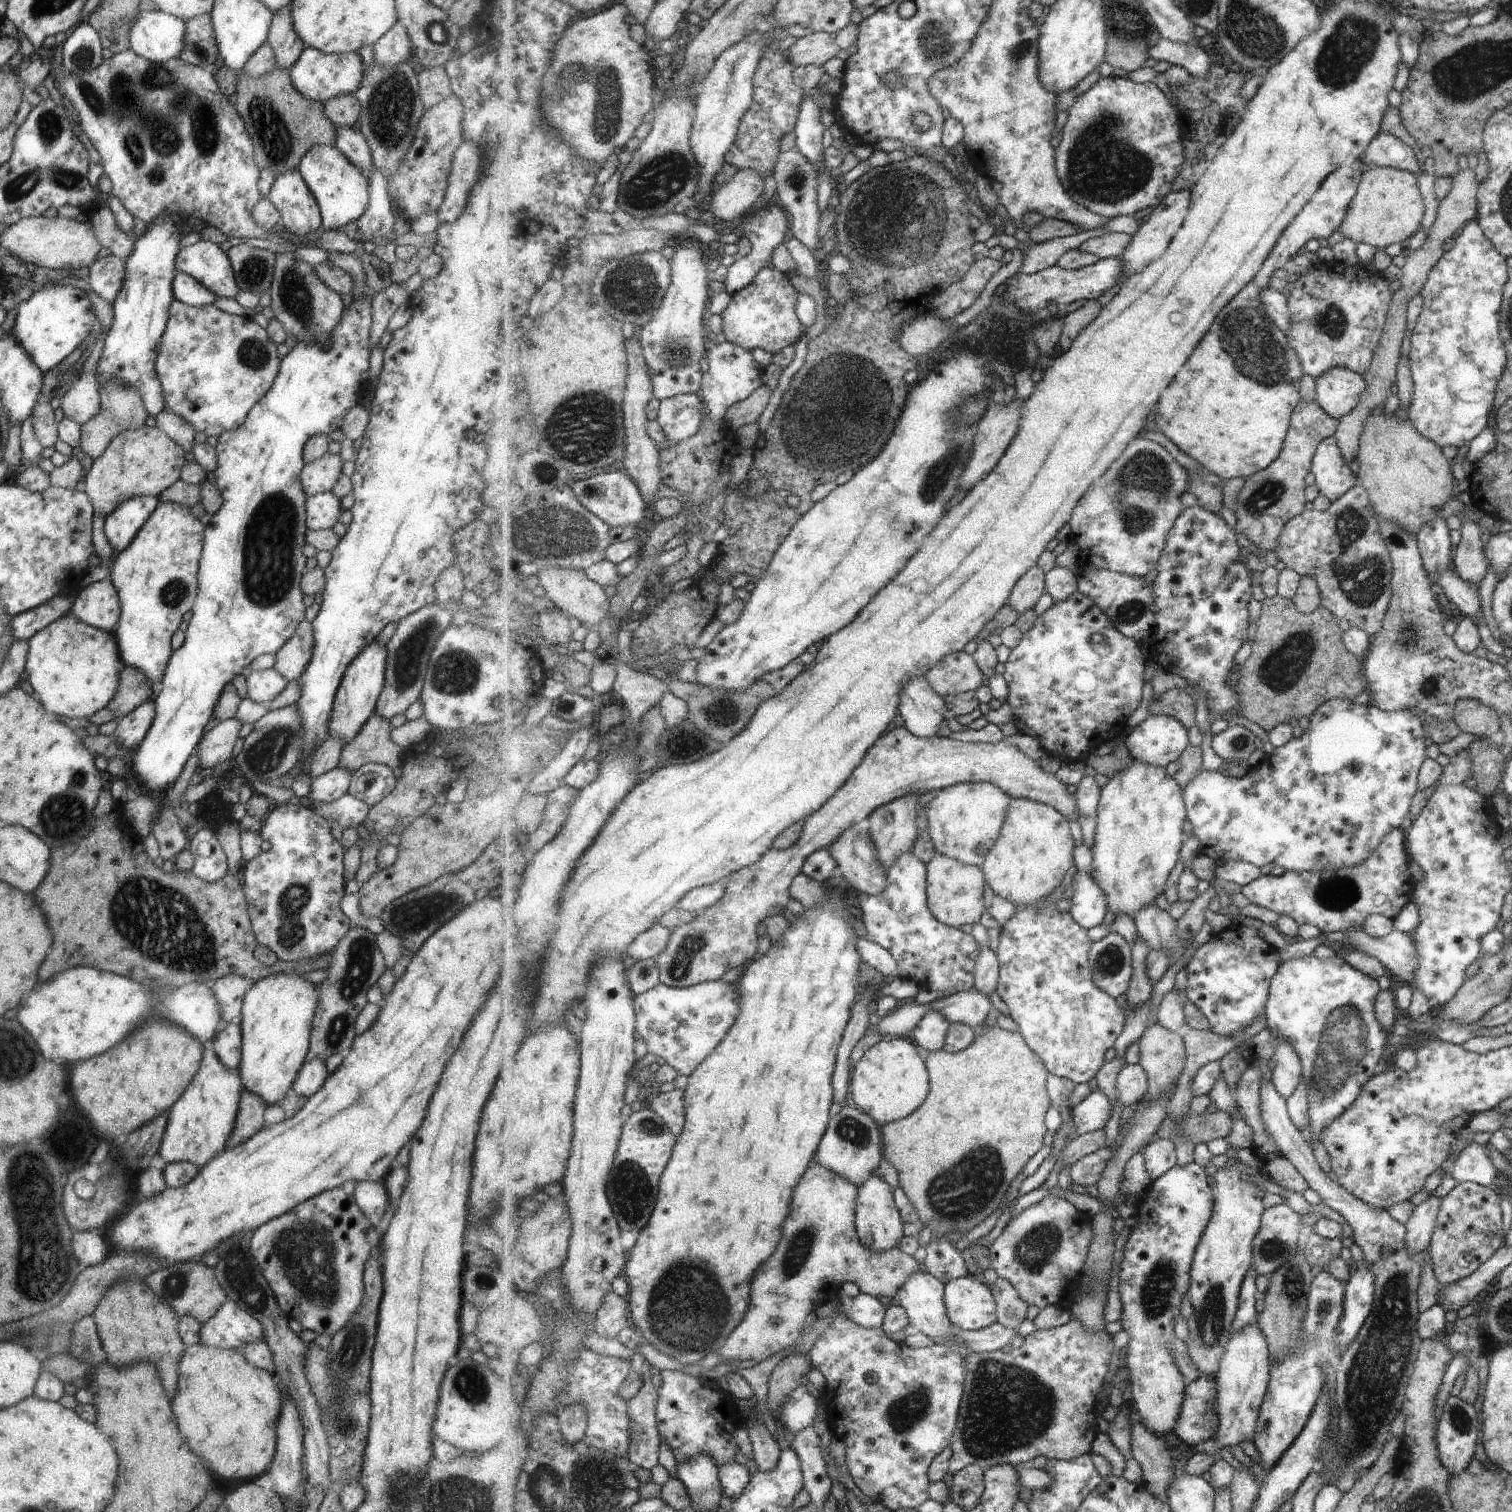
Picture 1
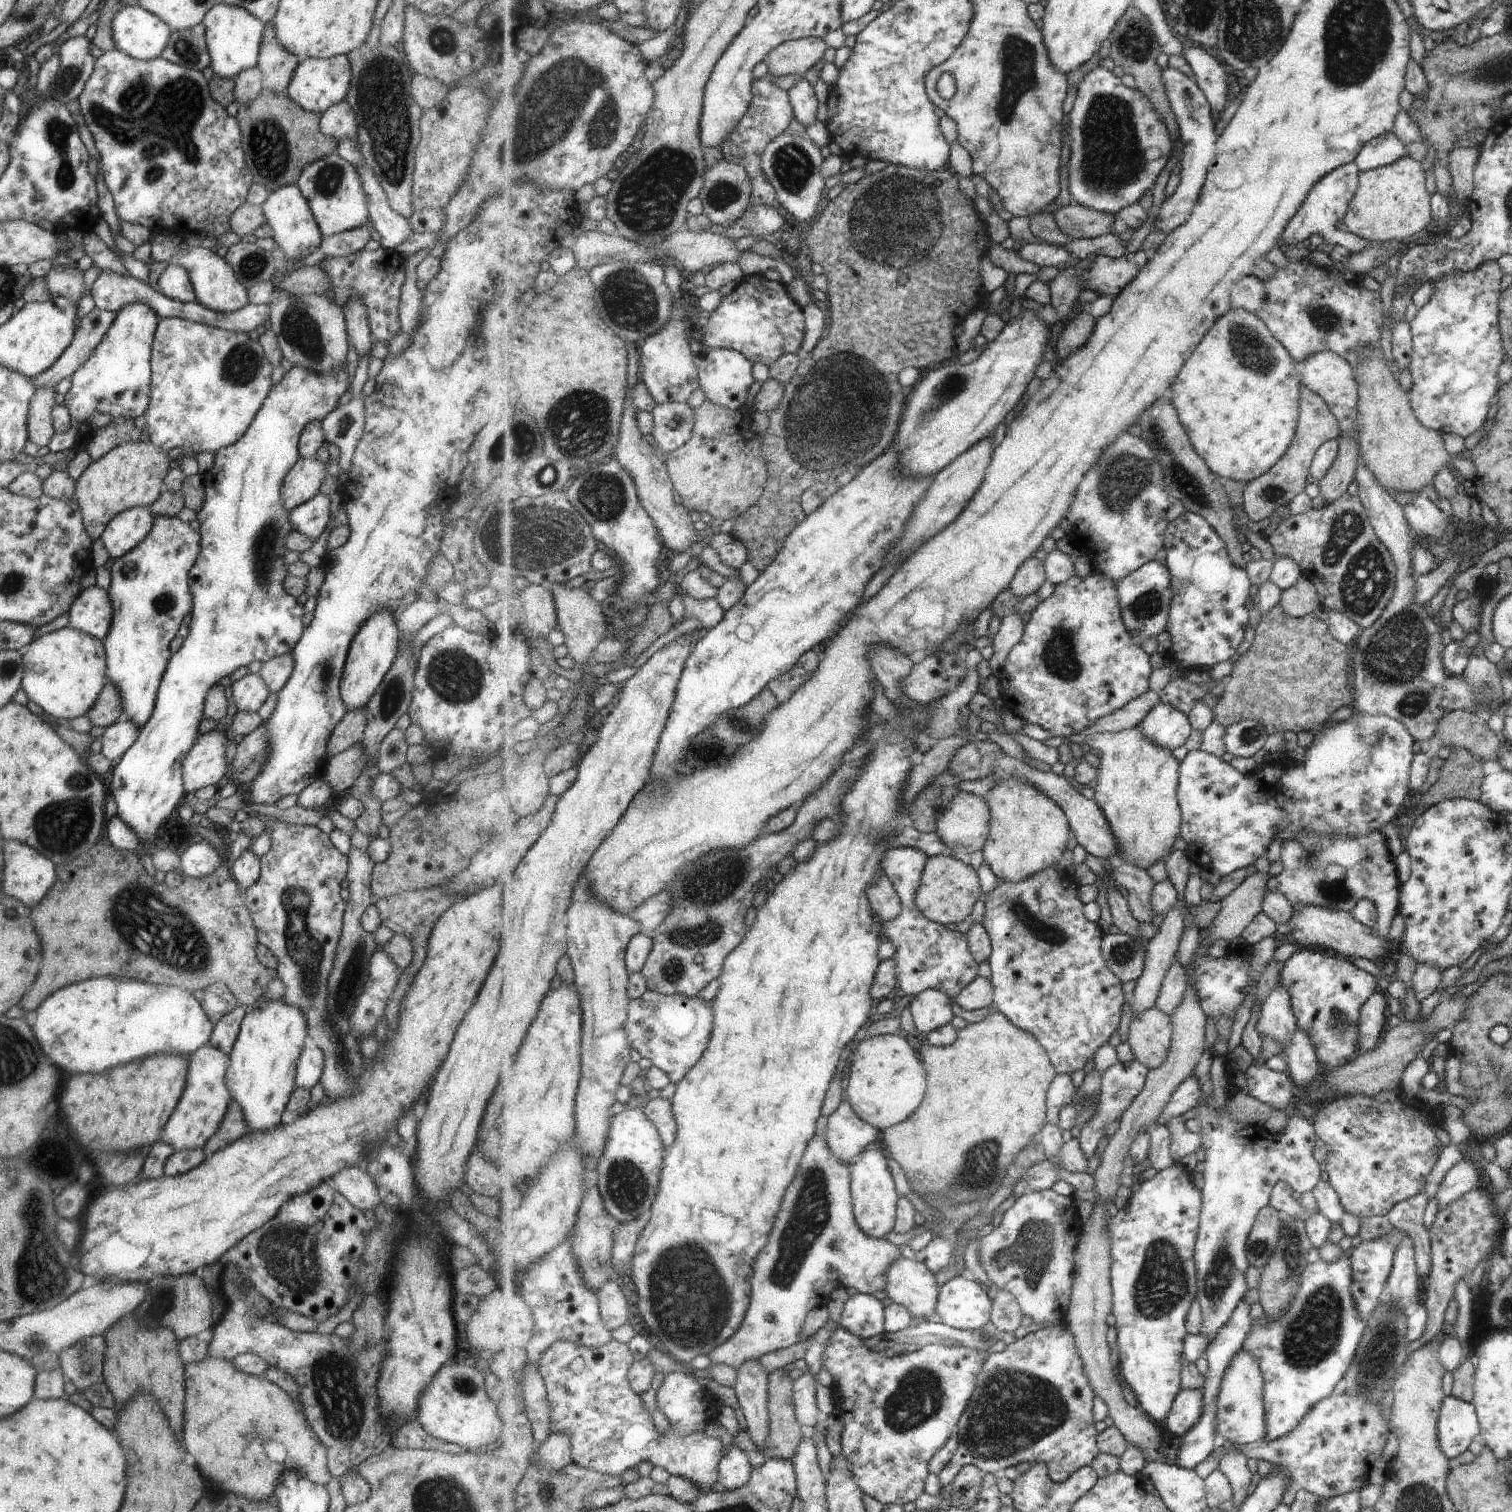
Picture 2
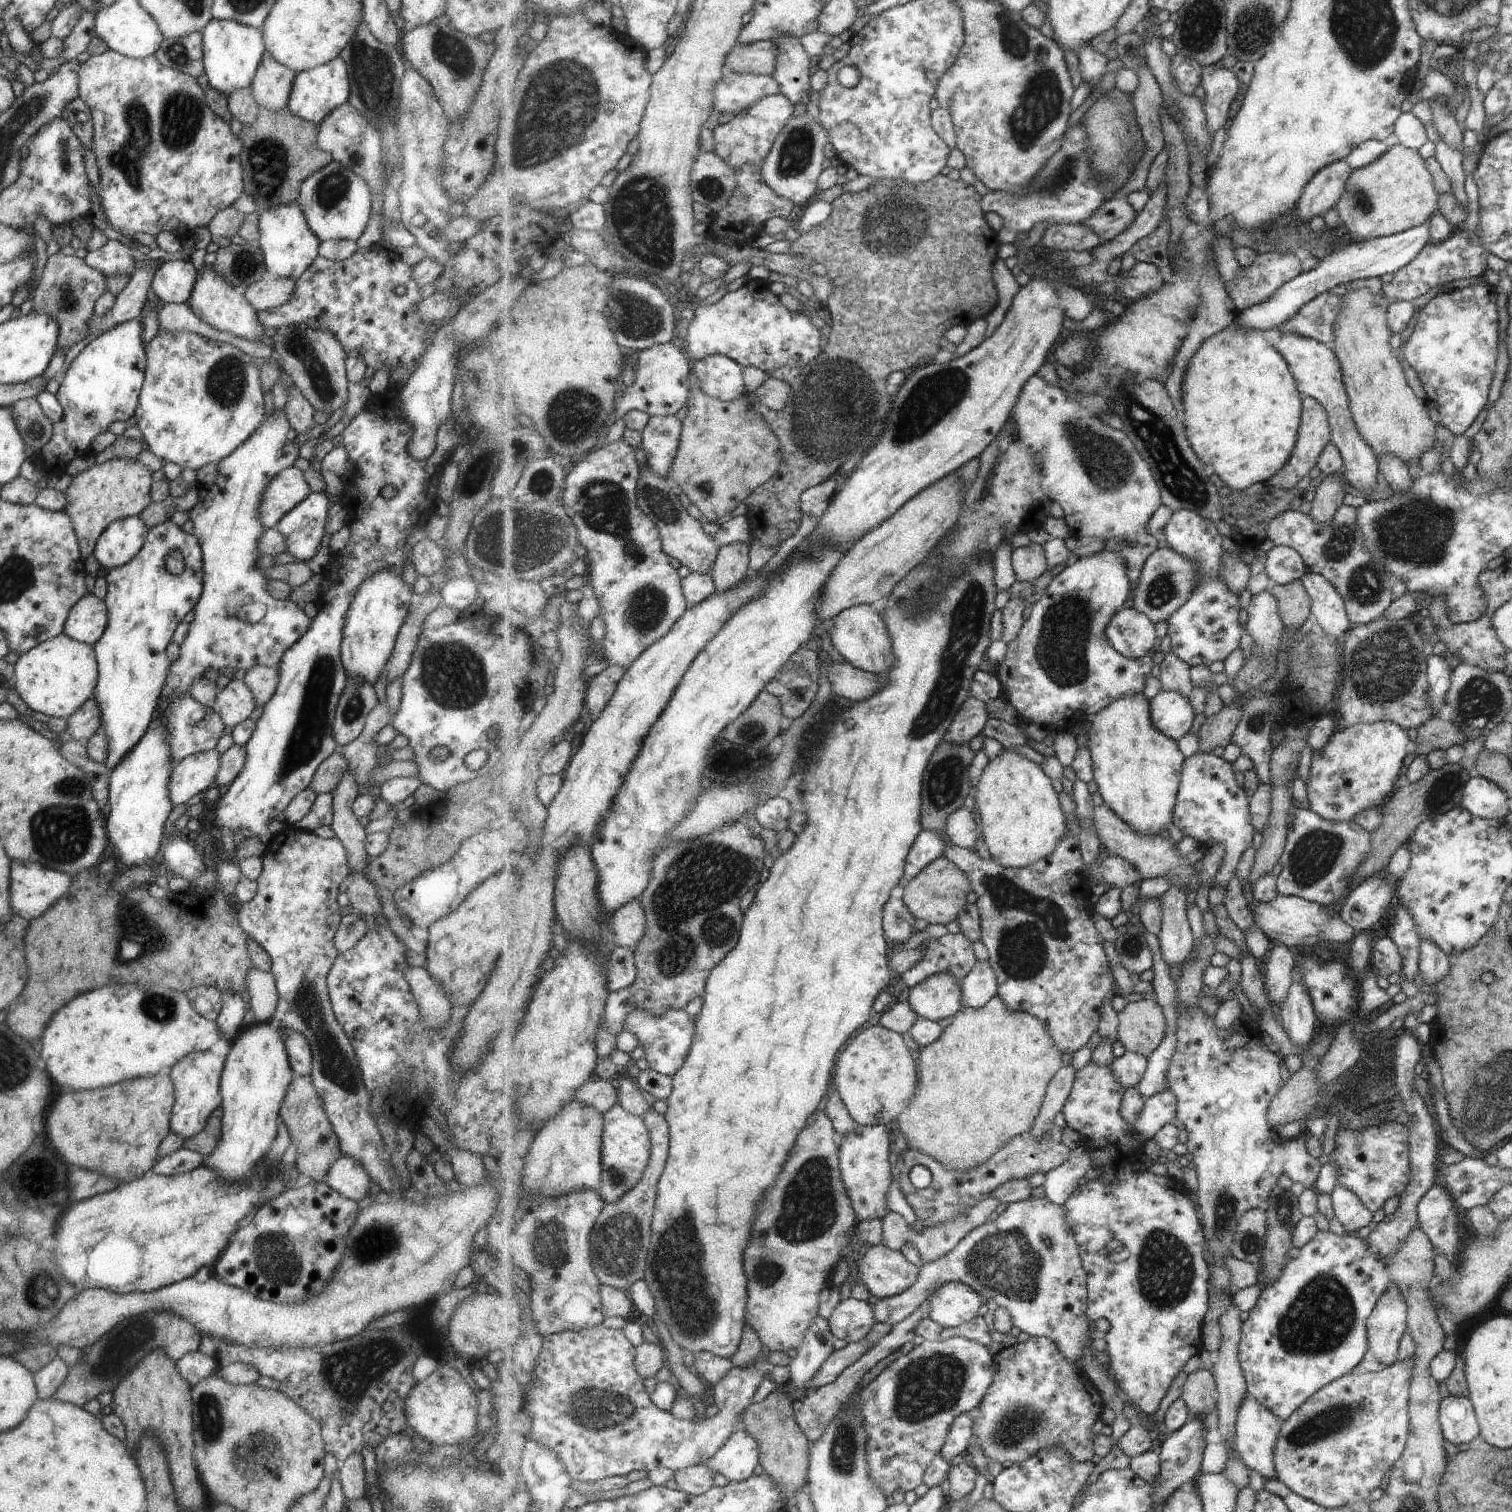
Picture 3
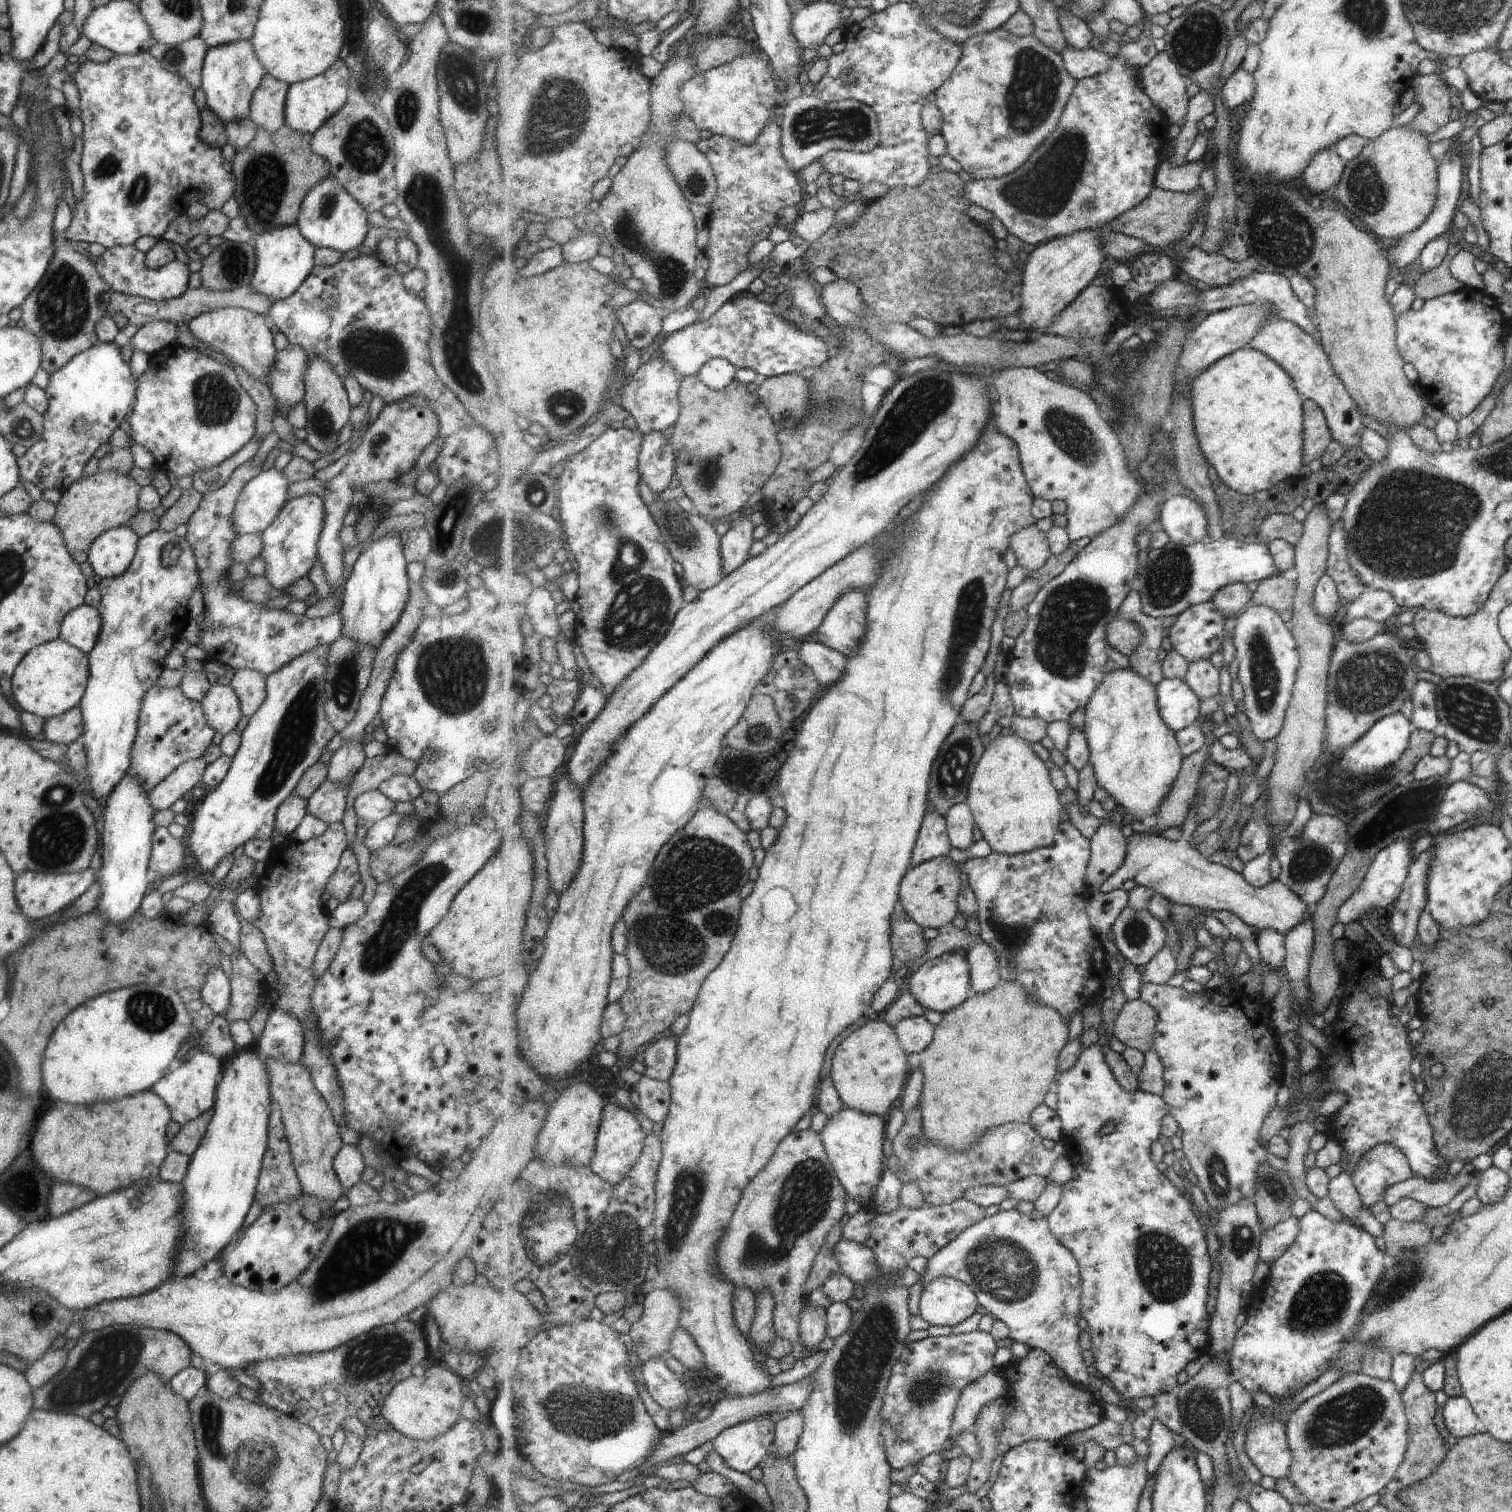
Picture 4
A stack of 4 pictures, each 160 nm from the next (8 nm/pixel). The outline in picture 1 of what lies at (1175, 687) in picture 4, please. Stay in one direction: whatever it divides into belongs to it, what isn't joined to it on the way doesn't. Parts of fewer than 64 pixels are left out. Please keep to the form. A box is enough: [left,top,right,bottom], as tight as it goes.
[1126,715,1190,768]

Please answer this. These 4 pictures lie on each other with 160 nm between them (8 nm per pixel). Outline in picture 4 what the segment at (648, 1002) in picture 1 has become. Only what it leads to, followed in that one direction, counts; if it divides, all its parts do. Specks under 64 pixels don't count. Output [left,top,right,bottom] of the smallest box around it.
[644,1036,678,1081]

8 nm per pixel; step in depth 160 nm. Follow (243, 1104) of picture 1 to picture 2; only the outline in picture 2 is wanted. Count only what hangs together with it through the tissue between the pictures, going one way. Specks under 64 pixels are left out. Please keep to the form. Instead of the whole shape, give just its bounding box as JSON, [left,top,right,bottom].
[201,1100,247,1157]

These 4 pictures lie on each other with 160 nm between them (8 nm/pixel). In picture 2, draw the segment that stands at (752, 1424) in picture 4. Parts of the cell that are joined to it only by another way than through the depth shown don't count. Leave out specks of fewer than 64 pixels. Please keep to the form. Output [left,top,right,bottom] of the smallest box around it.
[719,1445,753,1491]

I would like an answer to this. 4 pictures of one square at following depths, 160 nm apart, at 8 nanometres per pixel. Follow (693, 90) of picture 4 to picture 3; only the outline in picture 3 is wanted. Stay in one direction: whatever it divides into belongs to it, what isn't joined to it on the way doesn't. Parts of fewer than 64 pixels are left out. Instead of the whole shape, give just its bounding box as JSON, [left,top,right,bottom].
[714,71,781,117]

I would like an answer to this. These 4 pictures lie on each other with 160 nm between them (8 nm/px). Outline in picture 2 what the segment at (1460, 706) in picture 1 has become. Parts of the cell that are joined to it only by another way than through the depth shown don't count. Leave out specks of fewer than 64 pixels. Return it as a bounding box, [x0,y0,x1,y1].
[1435,709,1503,762]

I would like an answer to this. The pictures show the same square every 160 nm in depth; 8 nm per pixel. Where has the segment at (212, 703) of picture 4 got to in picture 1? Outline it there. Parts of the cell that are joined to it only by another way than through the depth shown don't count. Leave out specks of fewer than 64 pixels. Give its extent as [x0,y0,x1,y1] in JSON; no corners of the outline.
[245,667,288,703]

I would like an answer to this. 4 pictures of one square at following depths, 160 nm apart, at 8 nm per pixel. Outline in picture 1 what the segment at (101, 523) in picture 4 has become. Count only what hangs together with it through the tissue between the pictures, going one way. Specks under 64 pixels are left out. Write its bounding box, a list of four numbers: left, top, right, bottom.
[79,425,188,518]

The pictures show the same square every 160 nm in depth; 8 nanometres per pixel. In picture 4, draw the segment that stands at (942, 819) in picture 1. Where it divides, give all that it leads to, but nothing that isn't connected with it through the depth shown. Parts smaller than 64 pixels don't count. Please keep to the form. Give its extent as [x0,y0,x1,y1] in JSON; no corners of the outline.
[945,802,977,850]

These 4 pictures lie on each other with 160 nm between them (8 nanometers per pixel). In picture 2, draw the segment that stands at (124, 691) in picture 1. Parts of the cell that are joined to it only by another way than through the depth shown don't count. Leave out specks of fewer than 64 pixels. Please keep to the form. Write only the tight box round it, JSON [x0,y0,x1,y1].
[86,680,122,727]

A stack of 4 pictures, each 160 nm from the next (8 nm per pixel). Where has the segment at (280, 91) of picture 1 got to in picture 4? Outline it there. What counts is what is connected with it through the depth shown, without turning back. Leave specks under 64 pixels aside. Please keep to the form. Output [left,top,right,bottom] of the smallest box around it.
[231,124,330,246]

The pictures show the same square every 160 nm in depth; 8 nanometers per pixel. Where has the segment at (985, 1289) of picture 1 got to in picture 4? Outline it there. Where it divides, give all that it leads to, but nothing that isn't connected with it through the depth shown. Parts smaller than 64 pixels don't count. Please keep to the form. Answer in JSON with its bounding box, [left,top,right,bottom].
[919,1277,982,1330]

